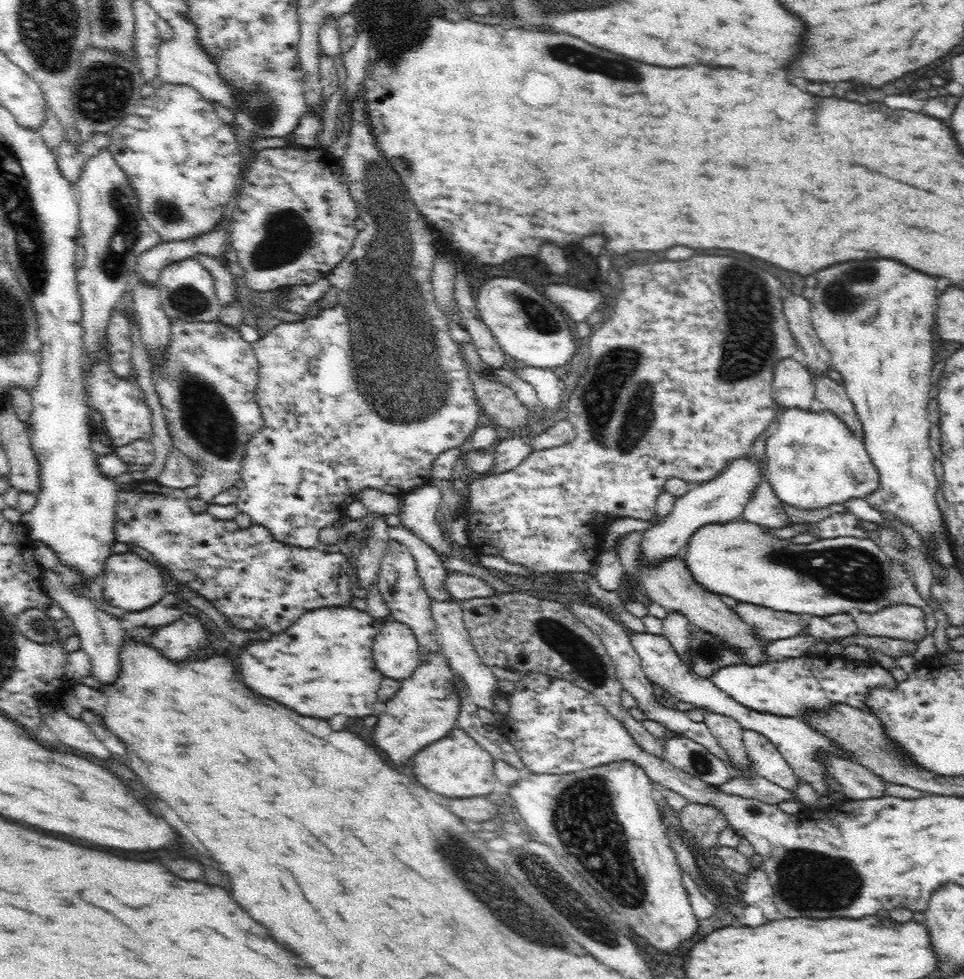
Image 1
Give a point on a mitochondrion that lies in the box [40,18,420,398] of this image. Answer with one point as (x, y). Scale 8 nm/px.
(103, 97)

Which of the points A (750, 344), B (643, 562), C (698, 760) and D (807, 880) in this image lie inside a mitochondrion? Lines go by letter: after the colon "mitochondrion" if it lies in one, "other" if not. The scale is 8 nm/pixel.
A: mitochondrion
B: other
C: mitochondrion
D: mitochondrion

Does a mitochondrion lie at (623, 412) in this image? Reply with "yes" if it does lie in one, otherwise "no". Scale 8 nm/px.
yes

